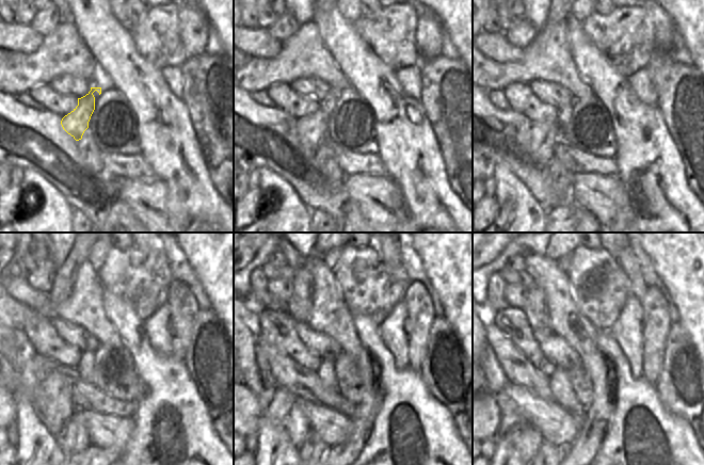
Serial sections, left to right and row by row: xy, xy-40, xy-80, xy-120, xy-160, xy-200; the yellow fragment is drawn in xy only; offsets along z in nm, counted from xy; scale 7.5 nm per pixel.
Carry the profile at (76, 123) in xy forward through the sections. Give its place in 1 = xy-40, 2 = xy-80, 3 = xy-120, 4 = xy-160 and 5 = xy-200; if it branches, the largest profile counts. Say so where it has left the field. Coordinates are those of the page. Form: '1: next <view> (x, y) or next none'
1: next xy-40 (310, 129)
2: next xy-80 (539, 145)
3: next xy-120 (53, 397)
4: next xy-160 (296, 423)
5: next xy-200 (527, 441)

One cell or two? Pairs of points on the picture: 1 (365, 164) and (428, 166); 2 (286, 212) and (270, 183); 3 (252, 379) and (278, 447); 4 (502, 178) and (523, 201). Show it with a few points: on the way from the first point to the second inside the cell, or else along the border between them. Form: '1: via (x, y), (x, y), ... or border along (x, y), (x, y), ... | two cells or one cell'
1: border along (378, 154), (387, 176) | two cells
2: via (285, 204), (285, 195), (278, 187) | one cell
3: via (264, 396), (264, 417), (270, 430) | one cell
4: via (508, 183), (517, 195) | one cell

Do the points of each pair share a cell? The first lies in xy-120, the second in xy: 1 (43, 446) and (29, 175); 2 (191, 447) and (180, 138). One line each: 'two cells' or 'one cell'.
1: one cell
2: one cell

